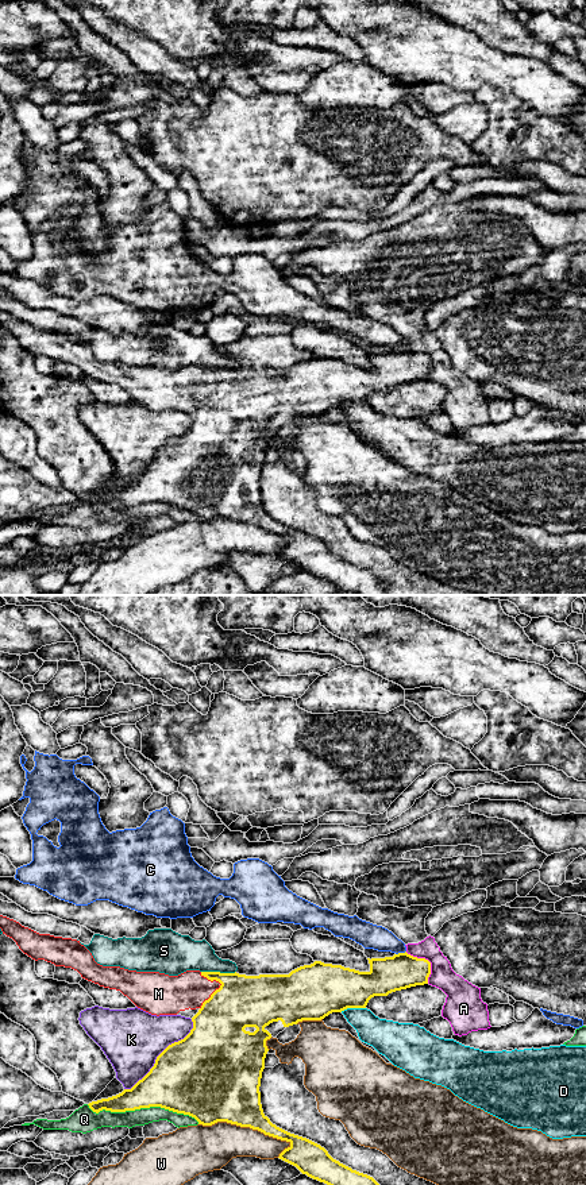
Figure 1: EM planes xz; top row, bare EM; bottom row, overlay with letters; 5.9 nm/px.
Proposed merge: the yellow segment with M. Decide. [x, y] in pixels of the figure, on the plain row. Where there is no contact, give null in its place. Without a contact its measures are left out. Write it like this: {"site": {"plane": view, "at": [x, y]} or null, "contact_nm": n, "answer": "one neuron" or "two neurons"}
{"site": {"plane": "xz", "at": [220, 382]}, "contact_nm": 220, "answer": "one neuron"}

